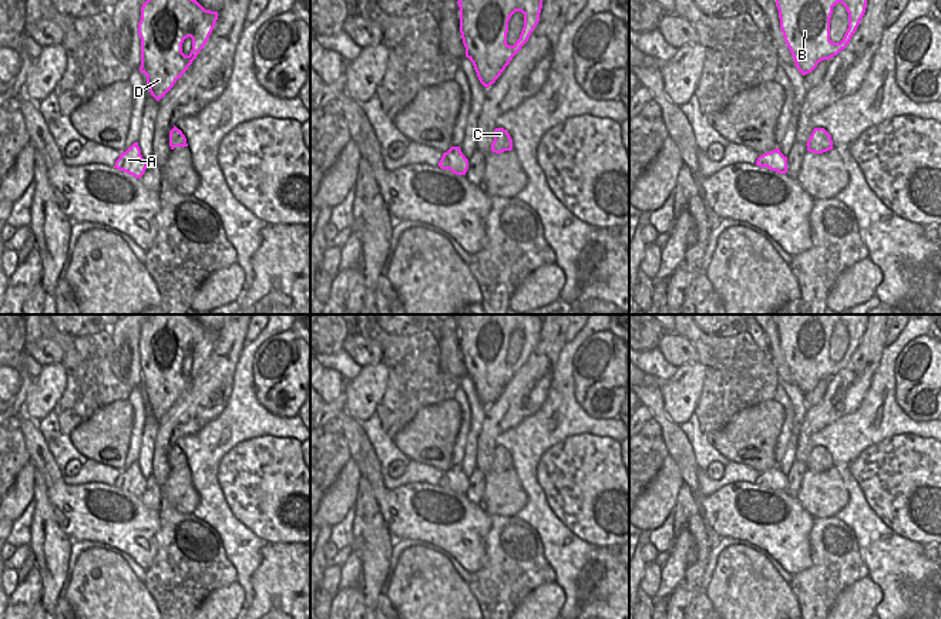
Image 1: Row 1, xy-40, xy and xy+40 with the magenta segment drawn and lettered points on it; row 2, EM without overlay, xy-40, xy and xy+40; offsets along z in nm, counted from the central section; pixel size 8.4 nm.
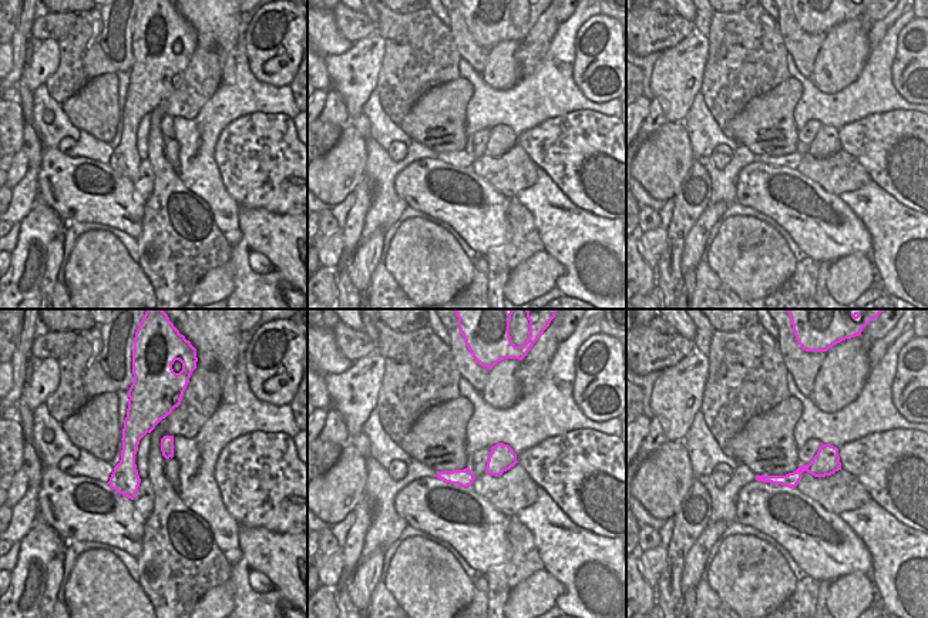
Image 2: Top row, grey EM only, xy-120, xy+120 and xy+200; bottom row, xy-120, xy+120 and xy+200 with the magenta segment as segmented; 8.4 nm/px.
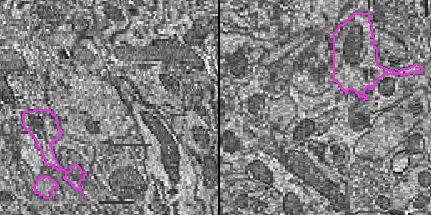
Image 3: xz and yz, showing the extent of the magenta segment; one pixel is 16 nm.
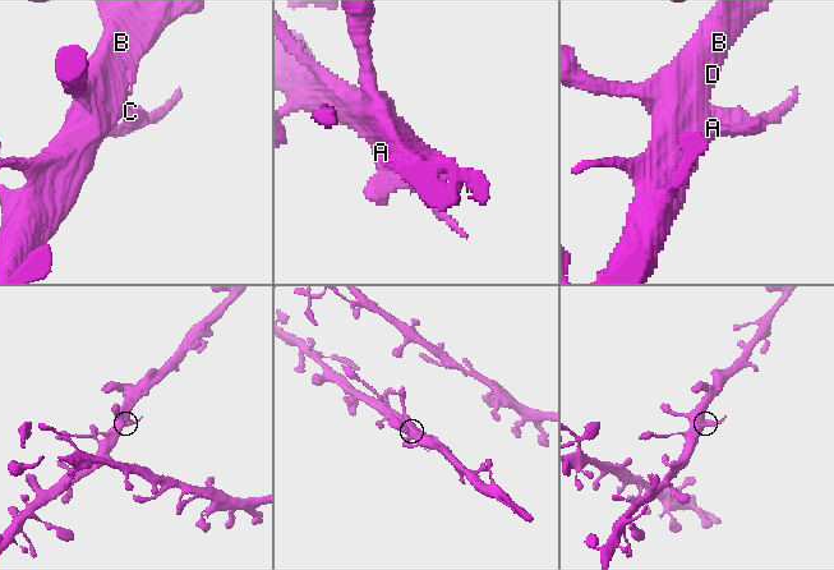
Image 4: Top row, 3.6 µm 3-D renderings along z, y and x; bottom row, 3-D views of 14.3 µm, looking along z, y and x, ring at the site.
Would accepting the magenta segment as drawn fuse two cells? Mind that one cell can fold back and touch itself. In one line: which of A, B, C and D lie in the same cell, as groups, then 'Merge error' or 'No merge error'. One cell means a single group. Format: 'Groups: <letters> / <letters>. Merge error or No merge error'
Groups: A B D / C. Merge error.

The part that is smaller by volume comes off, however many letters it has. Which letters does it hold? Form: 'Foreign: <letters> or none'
Foreign: C

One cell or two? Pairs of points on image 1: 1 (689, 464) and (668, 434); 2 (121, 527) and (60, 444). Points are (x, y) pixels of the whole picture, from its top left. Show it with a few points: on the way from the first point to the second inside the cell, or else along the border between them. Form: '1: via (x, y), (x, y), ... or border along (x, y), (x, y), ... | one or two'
1: via (684, 457), (675, 441) | one
2: border along (41, 434), (61, 475) | two

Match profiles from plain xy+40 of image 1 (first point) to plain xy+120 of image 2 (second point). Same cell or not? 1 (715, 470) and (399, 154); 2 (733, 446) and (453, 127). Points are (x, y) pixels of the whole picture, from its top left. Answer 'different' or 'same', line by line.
1: same
2: same

